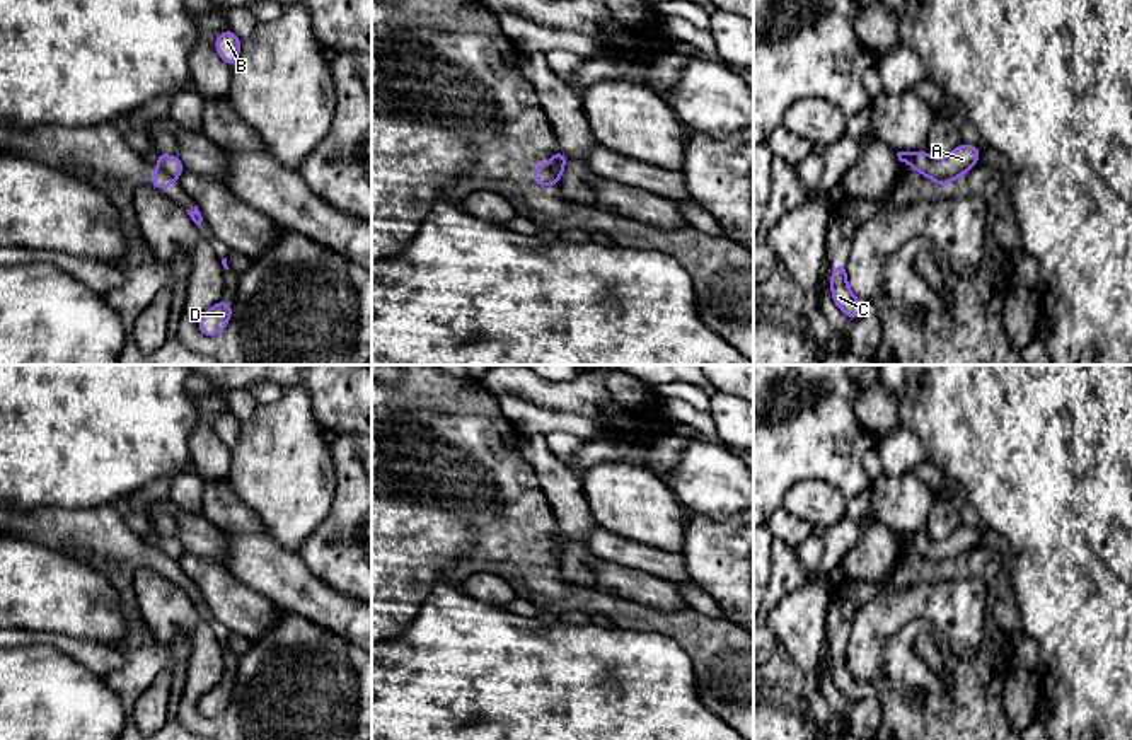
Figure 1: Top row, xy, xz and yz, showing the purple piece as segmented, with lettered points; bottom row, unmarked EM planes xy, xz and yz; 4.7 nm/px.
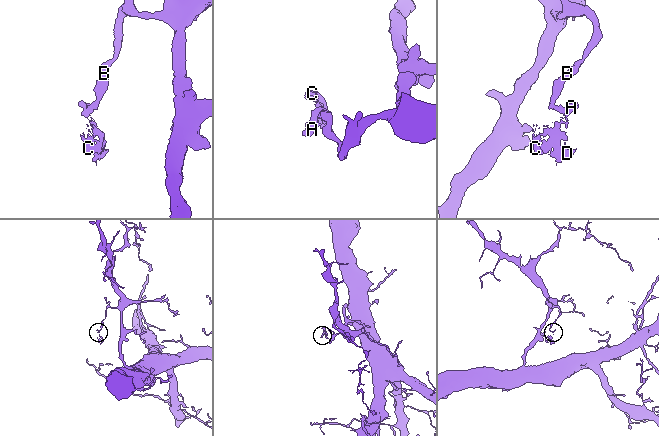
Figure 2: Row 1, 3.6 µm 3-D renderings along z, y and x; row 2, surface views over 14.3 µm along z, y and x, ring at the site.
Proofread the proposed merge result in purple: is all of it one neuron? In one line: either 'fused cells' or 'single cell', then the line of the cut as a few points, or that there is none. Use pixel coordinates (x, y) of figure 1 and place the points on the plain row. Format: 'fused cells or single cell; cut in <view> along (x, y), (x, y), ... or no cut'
fused cells; cut in xy along (157, 551), (176, 563)

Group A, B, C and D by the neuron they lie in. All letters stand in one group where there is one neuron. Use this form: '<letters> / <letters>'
A B / C D

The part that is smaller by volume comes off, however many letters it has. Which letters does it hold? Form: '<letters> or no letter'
C, D

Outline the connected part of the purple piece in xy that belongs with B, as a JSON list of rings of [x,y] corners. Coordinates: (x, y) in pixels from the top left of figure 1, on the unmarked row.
[[[225,411],[222,416],[215,418],[215,431],[222,443],[230,450],[235,447],[240,435],[242,423],[232,411]]]

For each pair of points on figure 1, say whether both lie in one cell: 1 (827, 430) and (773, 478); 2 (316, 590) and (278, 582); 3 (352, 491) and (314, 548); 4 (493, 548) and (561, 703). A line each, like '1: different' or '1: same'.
1: same
2: same
3: same
4: different

